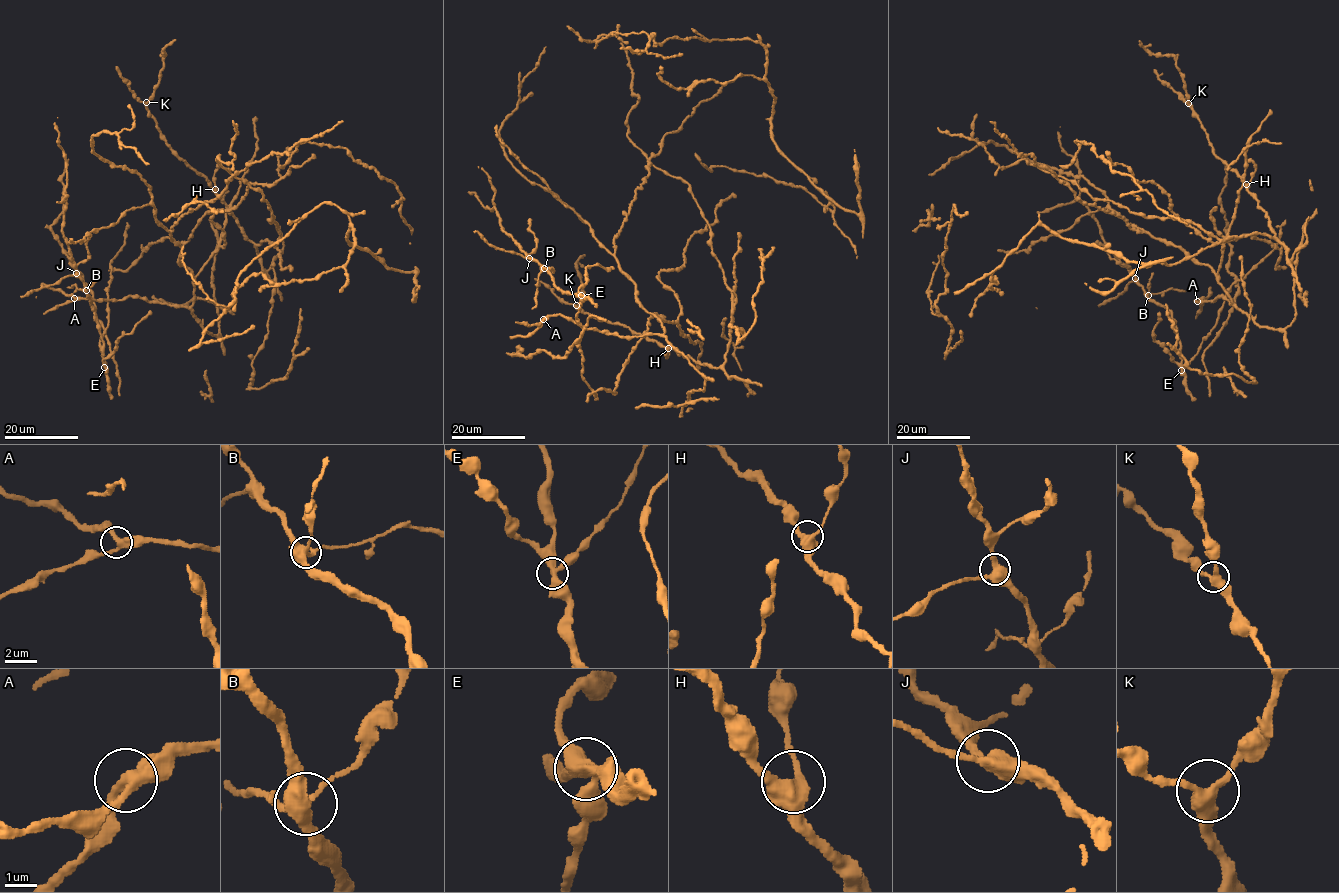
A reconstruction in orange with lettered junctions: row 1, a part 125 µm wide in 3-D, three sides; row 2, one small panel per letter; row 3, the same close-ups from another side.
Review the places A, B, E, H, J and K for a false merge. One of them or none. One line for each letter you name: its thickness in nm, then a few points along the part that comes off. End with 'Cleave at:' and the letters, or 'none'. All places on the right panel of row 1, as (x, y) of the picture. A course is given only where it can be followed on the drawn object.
B: Thickness 420 nm. Course of the part to remove: (1148, 295), (1169, 289), (1185, 291)
Cleave at: B

